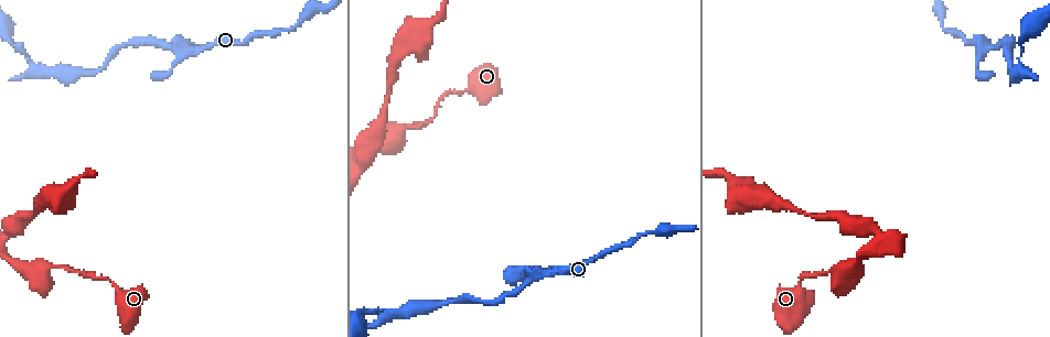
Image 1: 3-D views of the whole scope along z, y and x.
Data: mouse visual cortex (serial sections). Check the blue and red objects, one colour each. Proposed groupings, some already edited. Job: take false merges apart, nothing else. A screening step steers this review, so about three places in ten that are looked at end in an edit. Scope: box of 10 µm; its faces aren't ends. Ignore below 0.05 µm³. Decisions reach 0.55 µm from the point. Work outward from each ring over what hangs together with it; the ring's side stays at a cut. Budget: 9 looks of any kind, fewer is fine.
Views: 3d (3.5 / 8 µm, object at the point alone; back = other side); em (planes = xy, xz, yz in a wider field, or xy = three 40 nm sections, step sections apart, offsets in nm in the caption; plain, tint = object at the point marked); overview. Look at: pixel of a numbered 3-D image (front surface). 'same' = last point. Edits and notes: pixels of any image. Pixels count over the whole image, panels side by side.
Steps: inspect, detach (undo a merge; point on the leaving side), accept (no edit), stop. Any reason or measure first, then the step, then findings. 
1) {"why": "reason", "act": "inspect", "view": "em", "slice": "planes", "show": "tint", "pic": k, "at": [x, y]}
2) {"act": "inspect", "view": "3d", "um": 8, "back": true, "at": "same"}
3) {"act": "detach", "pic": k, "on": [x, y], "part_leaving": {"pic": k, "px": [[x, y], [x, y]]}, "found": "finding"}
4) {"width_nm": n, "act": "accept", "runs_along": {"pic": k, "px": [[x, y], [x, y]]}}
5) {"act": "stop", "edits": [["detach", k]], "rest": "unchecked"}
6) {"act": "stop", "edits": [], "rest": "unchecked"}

{"why": "a fork", "act": "inspect", "view": "3d", "um": 8, "pic": 1, "at": [985, 47]}

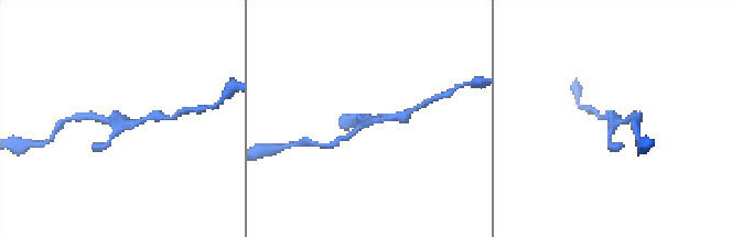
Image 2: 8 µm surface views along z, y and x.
{"act": "inspect", "view": "em", "slice": "xy", "step": 2, "show": "tint", "at": "same"}

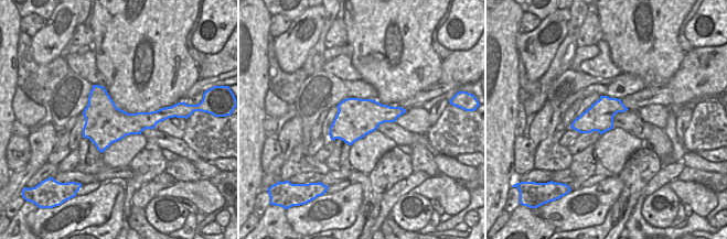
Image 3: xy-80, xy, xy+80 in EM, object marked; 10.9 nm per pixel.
{"width_nm": 420, "act": "accept", "runs_along": {"pic": 2, "px": [[396, 116], [366, 122], [340, 140]]}, "found": "one cell here"}

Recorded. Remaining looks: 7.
{"why": "thick turns thin", "act": "inspect", "view": "3d", "um": 3.5, "pic": 1, "at": [457, 94]}

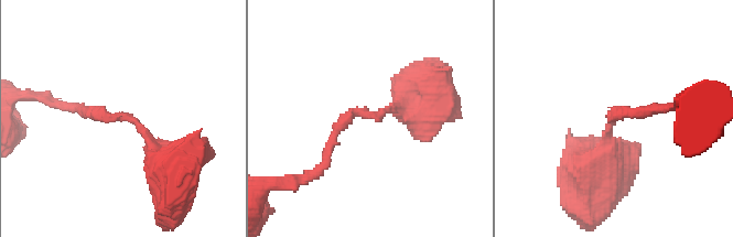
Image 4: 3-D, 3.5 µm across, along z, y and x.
{"act": "inspect", "view": "em", "slice": "xy", "step": 5, "show": "tint", "pic": 4, "at": [374, 114]}

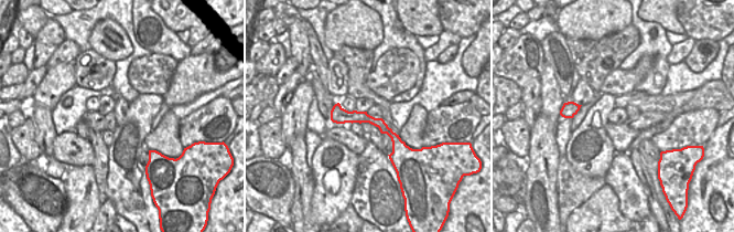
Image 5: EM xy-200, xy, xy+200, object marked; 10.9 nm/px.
{"act": "accept", "found": "one cell here"}

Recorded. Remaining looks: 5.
{"act": "inspect", "view": "3d", "um": 3.5, "pic": 1, "at": [40, 267]}

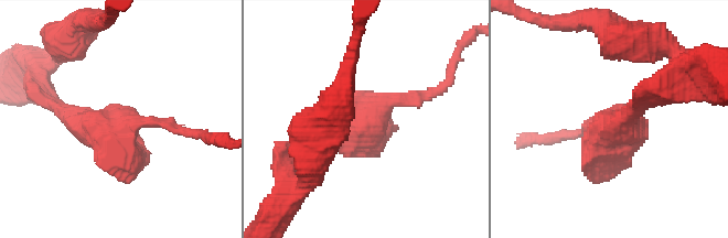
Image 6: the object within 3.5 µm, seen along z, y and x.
{"act": "inspect", "view": "em", "slice": "planes", "show": "tint", "pic": 6, "at": [124, 124]}

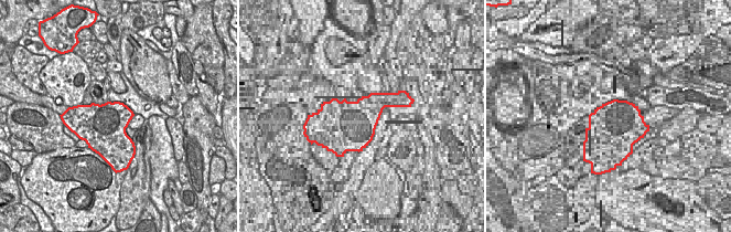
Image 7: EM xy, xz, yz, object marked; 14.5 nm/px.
{"act": "accept", "runs_along": {"pic": 6, "px": [[430, 94], [306, 144]]}, "found": "one cell here"}

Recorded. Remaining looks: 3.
{"why": "branch point", "act": "inspect", "view": "3d", "um": 8, "pic": 1, "at": [757, 194]}

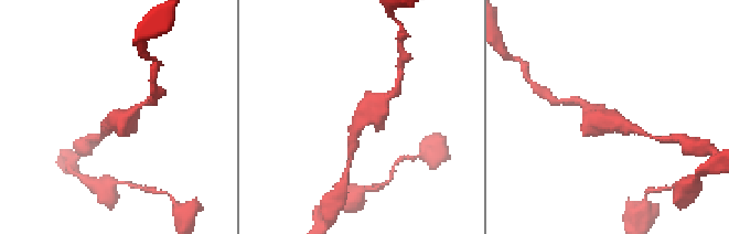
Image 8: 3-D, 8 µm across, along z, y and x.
{"why": "shape alone is not enough", "act": "inspect", "view": "em", "slice": "xy", "step": 3, "show": "tint", "at": "same"}

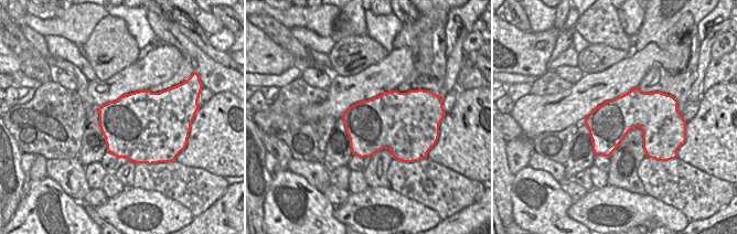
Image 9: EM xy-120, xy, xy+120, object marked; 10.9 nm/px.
{"act": "accept", "runs_along": {"pic": 8, "px": [[354, 137], [362, 116], [389, 95]]}, "found": "all the same cell"}

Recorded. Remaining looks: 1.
{"act": "stop", "edits": [], "rest": "unchecked"}

